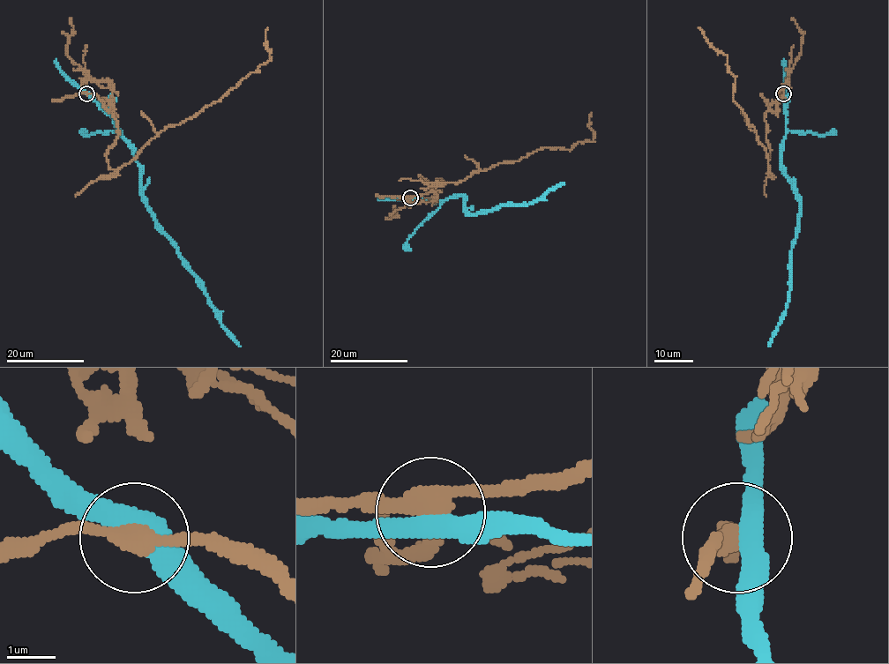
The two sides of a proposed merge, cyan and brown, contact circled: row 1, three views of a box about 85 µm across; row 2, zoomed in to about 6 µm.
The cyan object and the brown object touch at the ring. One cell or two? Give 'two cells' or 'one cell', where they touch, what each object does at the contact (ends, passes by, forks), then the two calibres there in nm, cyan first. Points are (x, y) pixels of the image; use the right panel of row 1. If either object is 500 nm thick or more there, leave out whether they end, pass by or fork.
two cells; place (783, 93); calibres 500 and 320 nm

